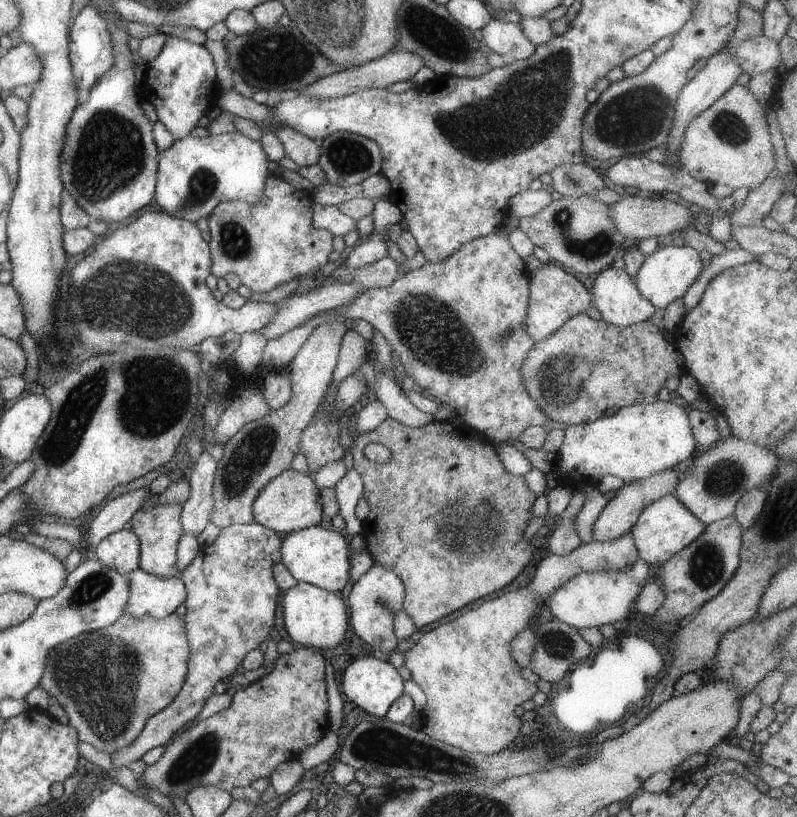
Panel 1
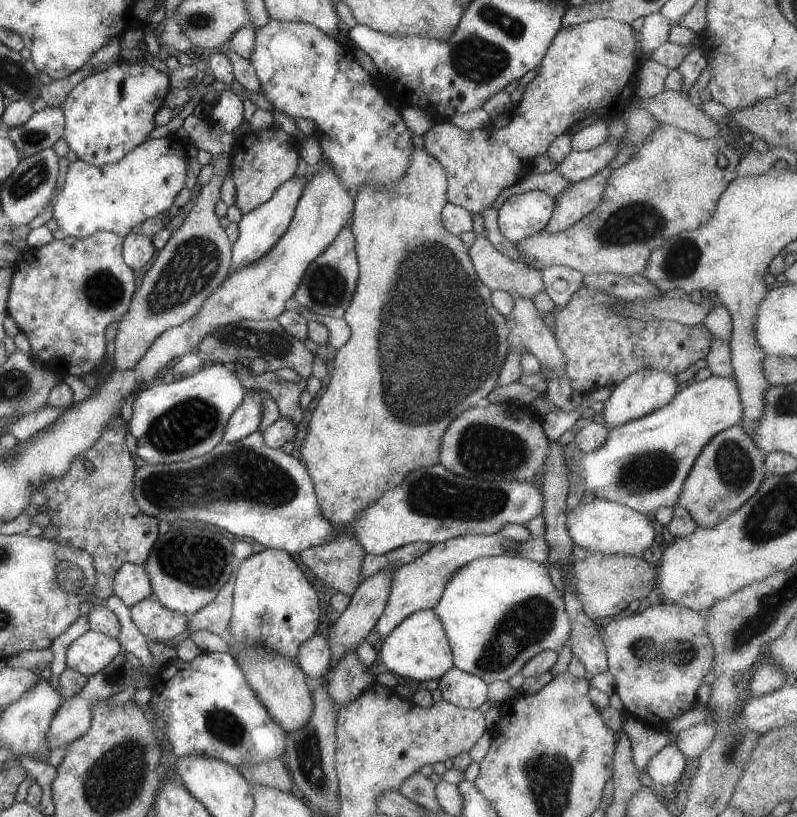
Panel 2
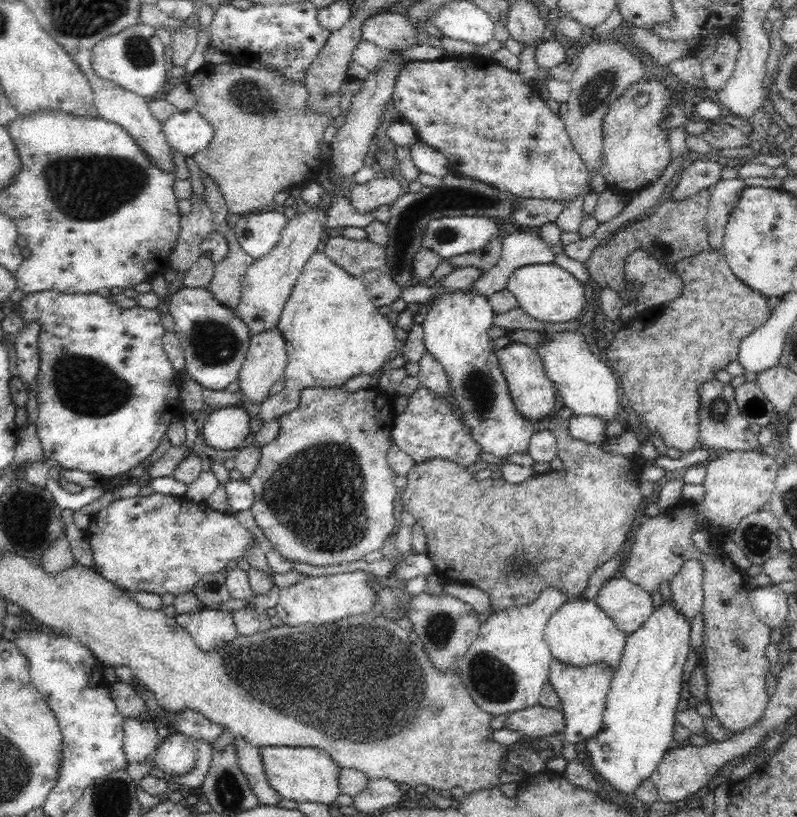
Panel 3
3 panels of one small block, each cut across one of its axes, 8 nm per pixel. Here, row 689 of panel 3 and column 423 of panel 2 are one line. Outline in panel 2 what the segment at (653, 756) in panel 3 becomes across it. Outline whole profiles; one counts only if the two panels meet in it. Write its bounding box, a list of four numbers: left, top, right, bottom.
[380,608,454,682]

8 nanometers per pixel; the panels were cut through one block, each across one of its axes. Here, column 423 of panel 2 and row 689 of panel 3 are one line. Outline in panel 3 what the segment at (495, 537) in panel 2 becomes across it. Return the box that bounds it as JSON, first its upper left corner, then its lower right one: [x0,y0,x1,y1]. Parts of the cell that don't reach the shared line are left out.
[548,659,612,744]

